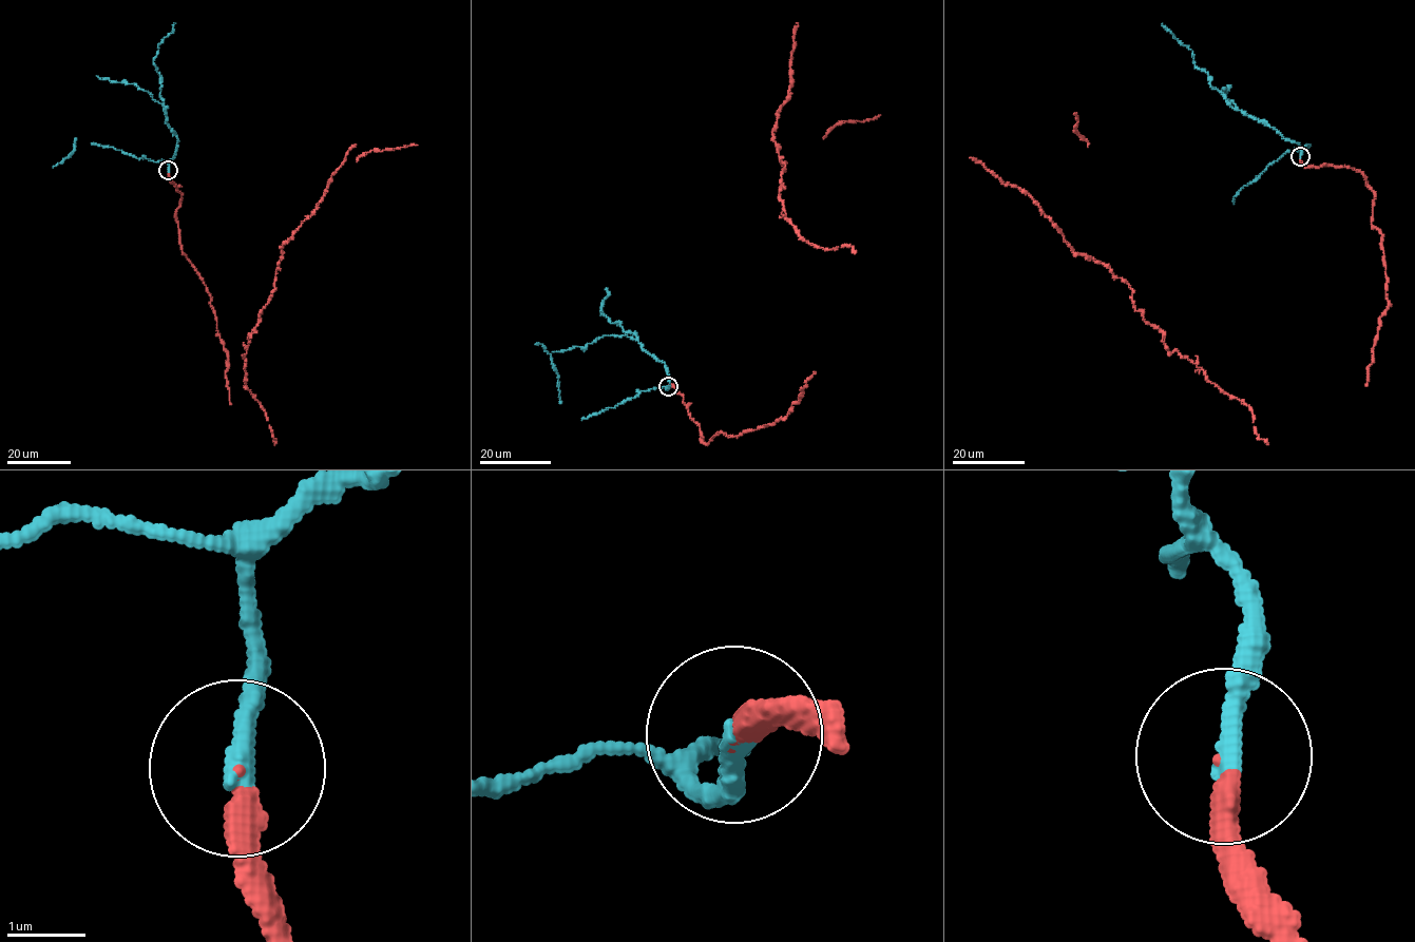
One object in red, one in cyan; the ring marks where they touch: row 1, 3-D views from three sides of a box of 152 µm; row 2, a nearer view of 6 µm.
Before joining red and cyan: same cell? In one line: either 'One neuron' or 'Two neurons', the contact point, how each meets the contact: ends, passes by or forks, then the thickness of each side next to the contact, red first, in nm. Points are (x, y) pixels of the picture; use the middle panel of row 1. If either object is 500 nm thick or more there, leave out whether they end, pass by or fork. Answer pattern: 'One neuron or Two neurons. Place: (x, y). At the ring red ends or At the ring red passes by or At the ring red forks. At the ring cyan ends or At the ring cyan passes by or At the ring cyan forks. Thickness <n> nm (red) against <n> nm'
One neuron. Place: (668, 386). At the ring red ends. At the ring cyan ends. Thickness 280 nm (red) against 300 nm

